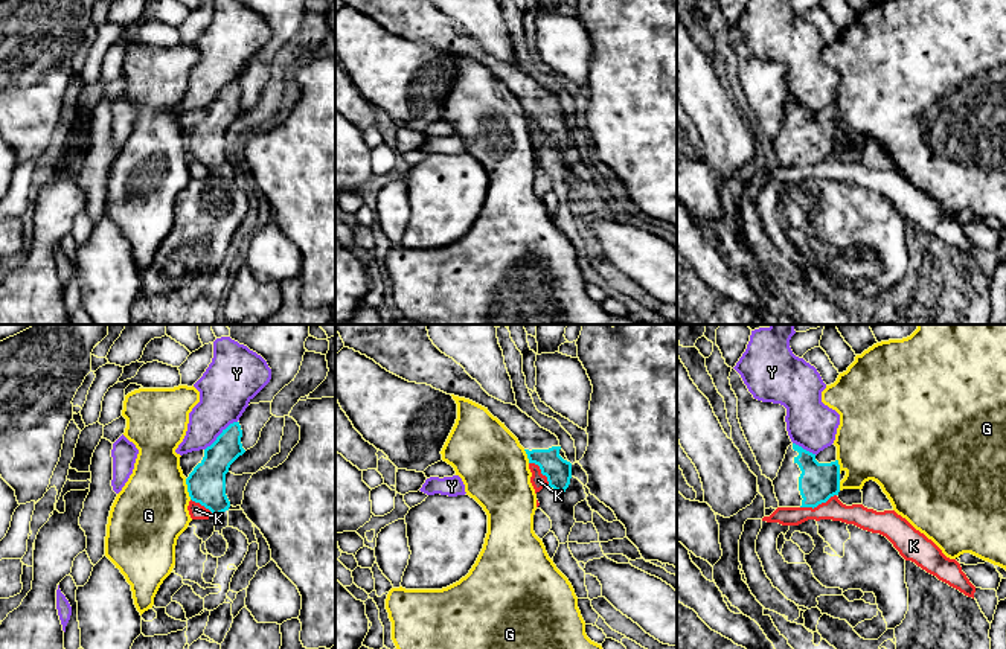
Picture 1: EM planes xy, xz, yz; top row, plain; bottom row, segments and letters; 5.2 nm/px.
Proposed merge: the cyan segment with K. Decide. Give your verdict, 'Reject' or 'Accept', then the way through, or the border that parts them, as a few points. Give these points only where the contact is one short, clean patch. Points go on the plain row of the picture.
Reject. Boundary: yz (836, 153), (813, 166), (800, 166)

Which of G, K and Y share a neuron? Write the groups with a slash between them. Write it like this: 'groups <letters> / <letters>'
groups G / K / Y

